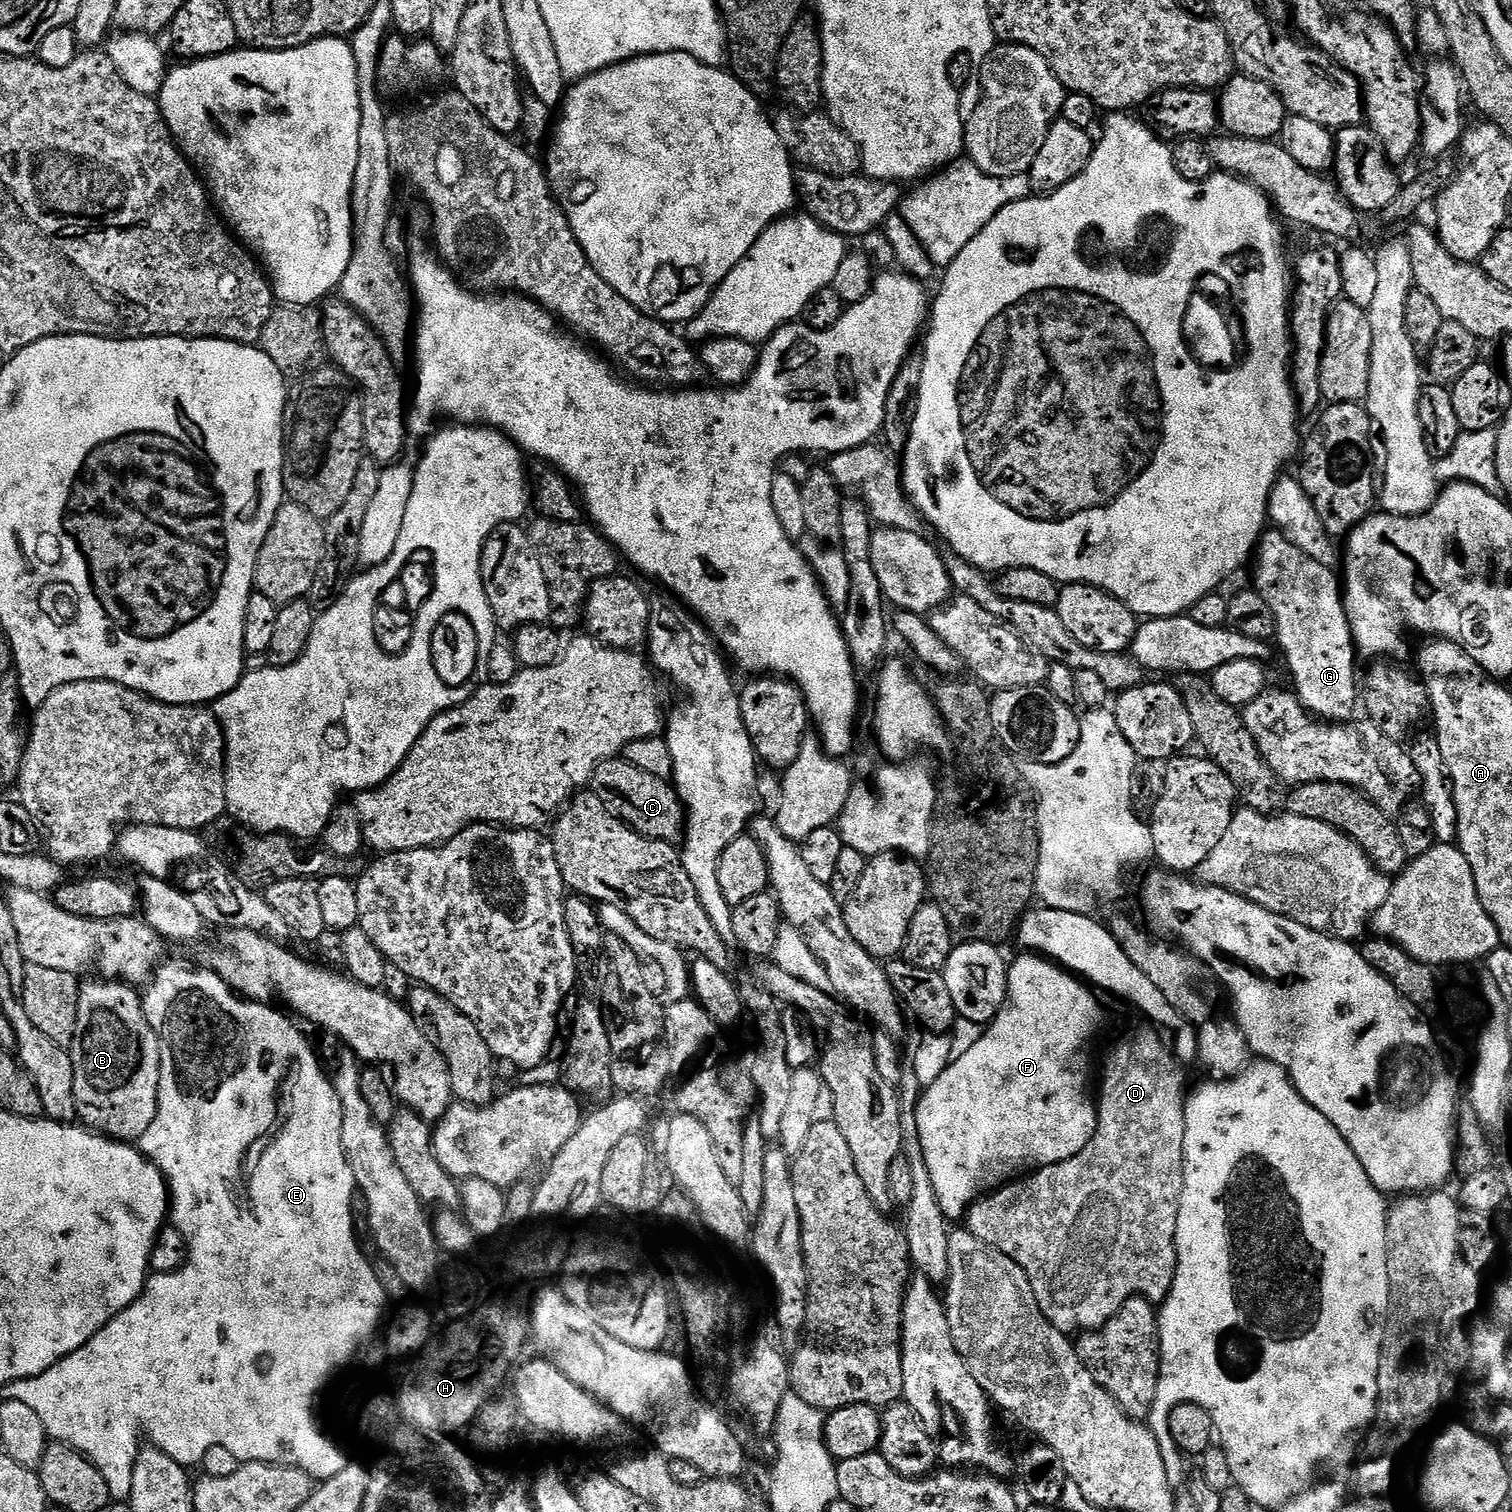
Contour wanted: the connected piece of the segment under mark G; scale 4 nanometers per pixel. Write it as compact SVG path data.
M1275 530L1265 531L1257 544L1252 568L1251 587L1266 600L1276 619L1275 643L1280 643L1284 660L1292 671L1291 687L1301 704L1312 716L1327 722L1347 722L1353 719L1352 711L1358 708L1358 672L1356 643L1352 641L1352 631L1348 625L1348 615L1344 609L1344 593L1337 573L1331 568L1314 562L1310 554L1302 554L1294 542L1290 542Z

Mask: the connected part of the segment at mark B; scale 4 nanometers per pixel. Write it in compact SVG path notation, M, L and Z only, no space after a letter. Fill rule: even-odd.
M112 978L95 979L89 984L81 983L78 1022L70 1045L76 1115L93 1132L114 1140L136 1142L150 1126L158 1104L159 1038L143 1016L142 996L133 985Z

